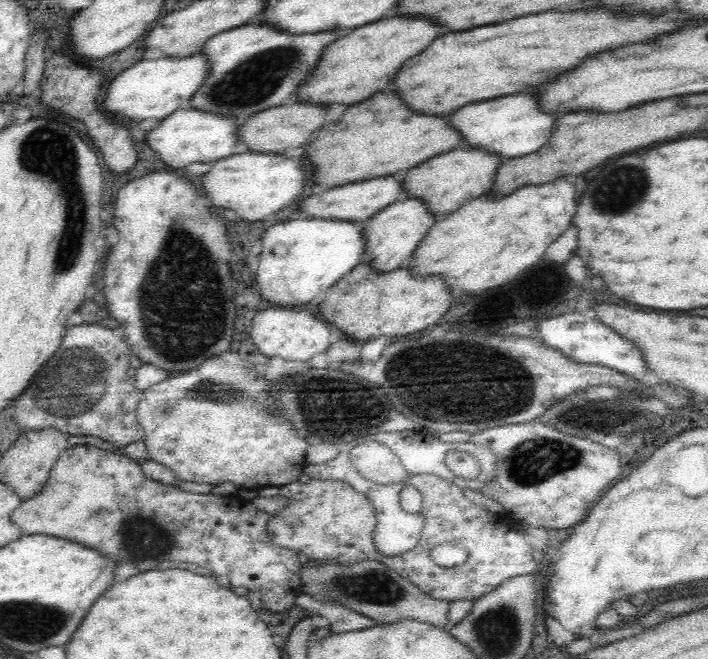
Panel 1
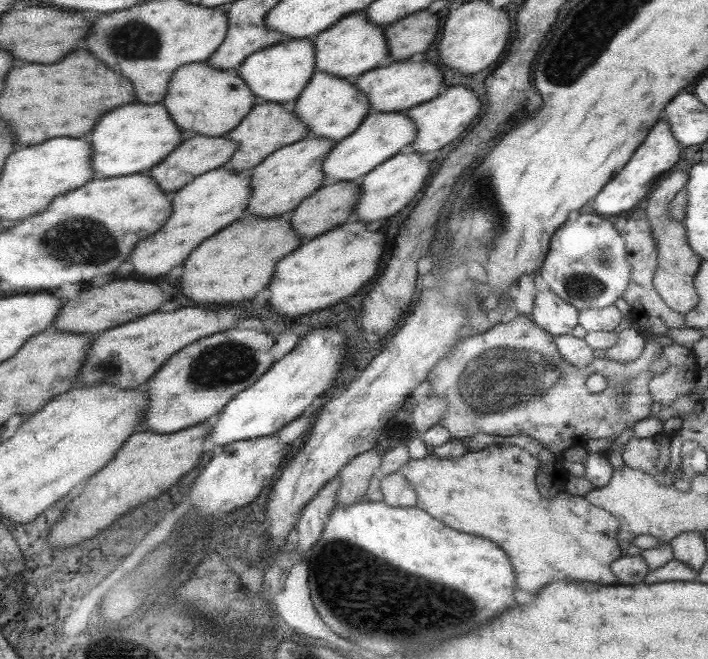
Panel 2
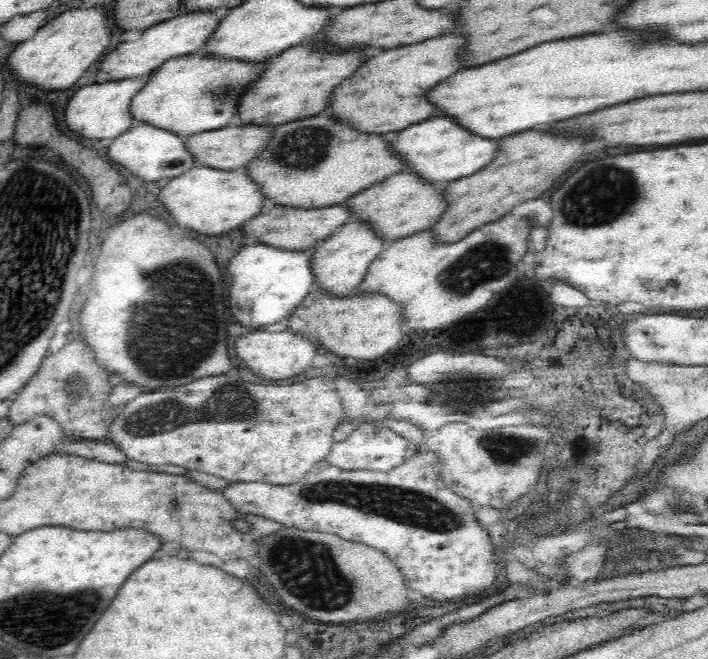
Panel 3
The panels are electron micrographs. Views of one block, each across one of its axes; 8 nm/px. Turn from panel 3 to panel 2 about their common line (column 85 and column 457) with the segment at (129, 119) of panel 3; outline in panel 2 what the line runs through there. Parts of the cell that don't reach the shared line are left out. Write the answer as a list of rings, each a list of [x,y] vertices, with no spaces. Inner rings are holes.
[[[451,86],[445,90],[445,94],[439,94],[428,102],[405,109],[405,114],[413,121],[417,132],[415,140],[411,141],[407,149],[415,150],[419,154],[427,154],[427,152],[433,152],[445,144],[449,144],[461,132],[467,130],[467,126],[471,124],[471,120],[479,114],[480,110],[481,102],[479,102],[476,92],[465,86]]]

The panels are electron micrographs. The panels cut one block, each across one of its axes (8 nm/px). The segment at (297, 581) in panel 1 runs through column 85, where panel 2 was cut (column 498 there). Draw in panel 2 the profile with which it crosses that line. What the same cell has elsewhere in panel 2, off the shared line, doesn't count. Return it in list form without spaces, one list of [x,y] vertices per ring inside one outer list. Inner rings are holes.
[[[490,445],[479,451],[467,451],[458,458],[441,459],[430,455],[418,460],[410,459],[399,472],[417,494],[416,508],[453,530],[493,540],[509,556],[516,589],[537,594],[537,590],[547,582],[561,580],[617,584],[618,579],[609,568],[611,562],[621,556],[617,542],[617,518],[592,506],[584,497],[569,494],[566,490],[553,498],[543,498],[534,484],[538,469],[537,458],[527,450],[517,446]]]

